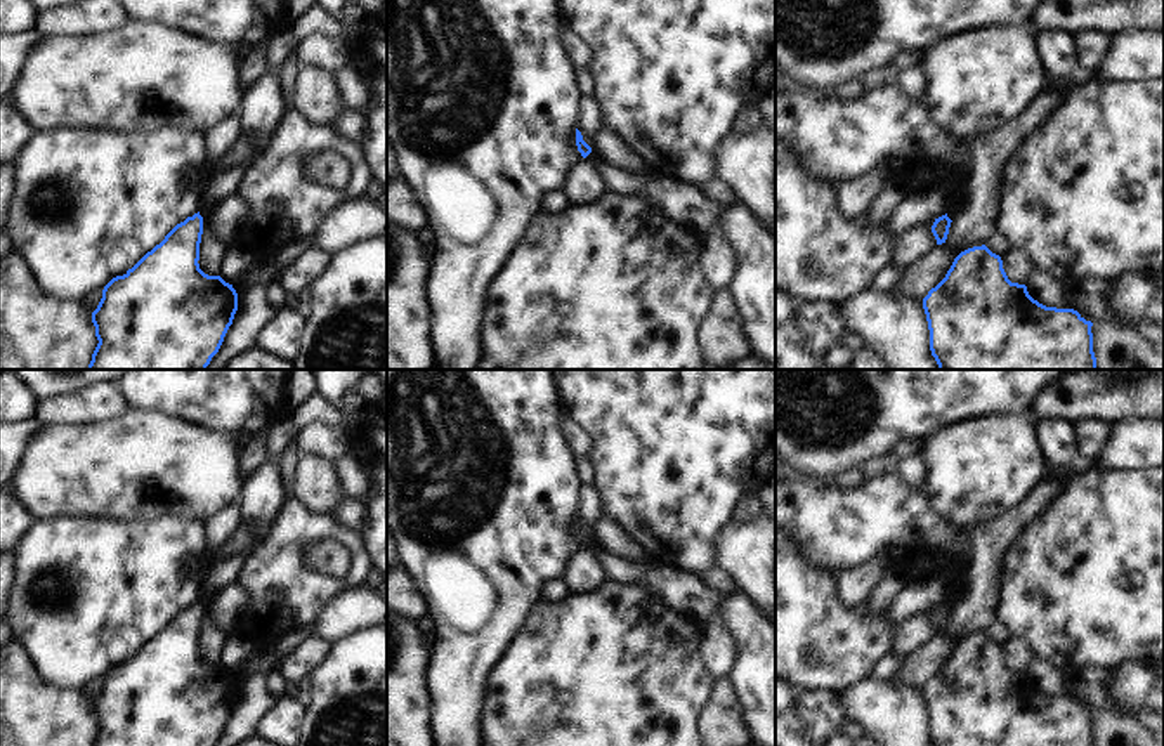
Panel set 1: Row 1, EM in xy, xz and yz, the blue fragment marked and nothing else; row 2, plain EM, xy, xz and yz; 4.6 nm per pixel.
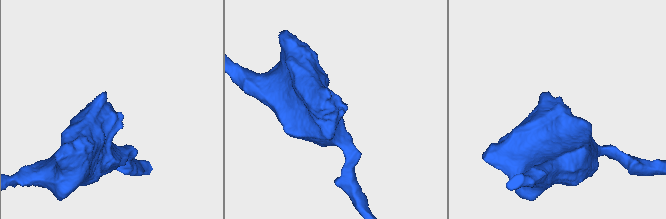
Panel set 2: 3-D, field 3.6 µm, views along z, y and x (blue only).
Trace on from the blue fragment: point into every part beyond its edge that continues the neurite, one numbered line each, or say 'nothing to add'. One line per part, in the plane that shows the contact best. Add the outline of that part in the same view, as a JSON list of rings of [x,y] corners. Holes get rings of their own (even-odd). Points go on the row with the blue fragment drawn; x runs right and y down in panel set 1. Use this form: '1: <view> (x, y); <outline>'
nothing to add

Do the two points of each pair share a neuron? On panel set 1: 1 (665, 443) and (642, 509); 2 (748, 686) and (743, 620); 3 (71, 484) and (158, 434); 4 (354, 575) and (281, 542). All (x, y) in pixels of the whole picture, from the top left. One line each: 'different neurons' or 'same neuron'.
1: same neuron
2: same neuron
3: same neuron
4: same neuron

